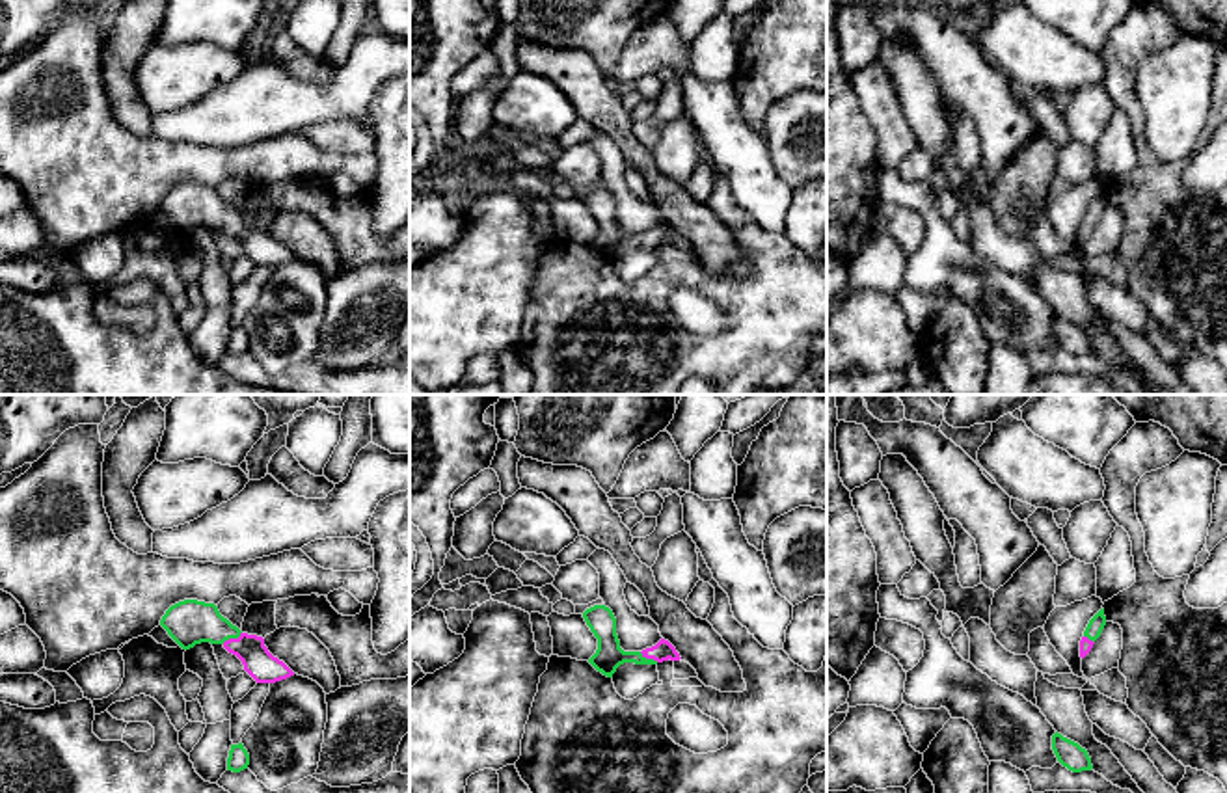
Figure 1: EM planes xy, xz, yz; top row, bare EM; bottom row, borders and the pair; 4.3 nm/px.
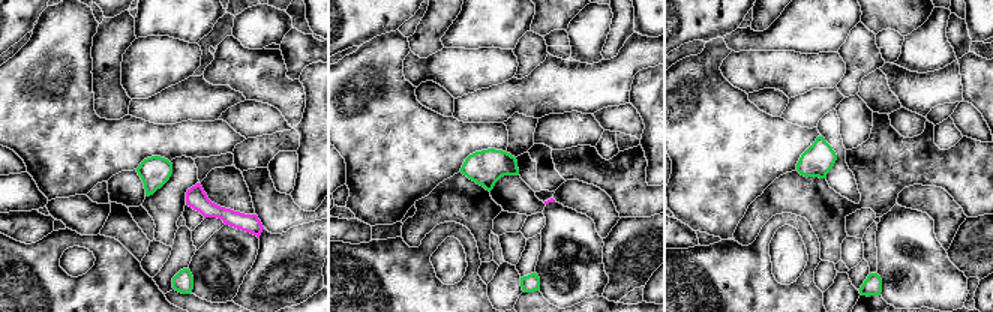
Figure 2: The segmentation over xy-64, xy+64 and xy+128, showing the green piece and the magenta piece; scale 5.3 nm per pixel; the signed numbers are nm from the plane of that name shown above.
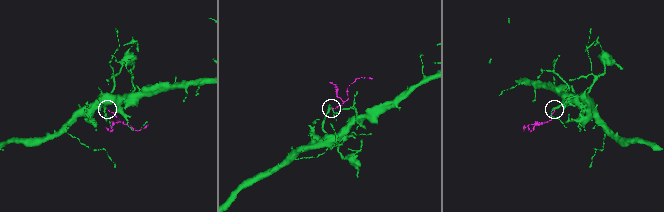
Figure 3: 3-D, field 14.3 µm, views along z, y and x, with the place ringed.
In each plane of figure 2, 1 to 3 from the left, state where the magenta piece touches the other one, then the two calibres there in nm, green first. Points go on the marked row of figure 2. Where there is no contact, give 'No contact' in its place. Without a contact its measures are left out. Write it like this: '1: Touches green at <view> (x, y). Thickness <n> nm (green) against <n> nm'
1: No contact
2: No contact
3: No contact

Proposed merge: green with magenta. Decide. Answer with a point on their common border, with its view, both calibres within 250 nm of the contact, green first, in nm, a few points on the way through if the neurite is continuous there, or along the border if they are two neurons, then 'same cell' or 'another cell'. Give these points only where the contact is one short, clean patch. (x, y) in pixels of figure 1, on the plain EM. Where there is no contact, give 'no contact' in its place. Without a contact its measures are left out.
meets green in xy at (231, 220); 200 nm thick on the green side, 140 nm on the other; runs through xy (188, 205), (203, 205), (231, 220), (259, 246); same cell

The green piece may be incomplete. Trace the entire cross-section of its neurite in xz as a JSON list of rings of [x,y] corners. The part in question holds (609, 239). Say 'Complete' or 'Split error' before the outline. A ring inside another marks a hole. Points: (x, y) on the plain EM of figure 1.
Split error. [[[594,188],[583,195],[583,201],[594,220],[598,222],[598,233],[588,246],[607,261],[613,261],[616,251],[624,246],[635,248],[657,248],[663,244],[680,244],[676,231],[661,222],[655,229],[642,235],[624,235],[616,218],[616,201],[605,188]]]

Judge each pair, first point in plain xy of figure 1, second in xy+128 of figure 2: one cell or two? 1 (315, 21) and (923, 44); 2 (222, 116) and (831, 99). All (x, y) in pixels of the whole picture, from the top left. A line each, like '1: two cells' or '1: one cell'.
1: one cell
2: one cell

